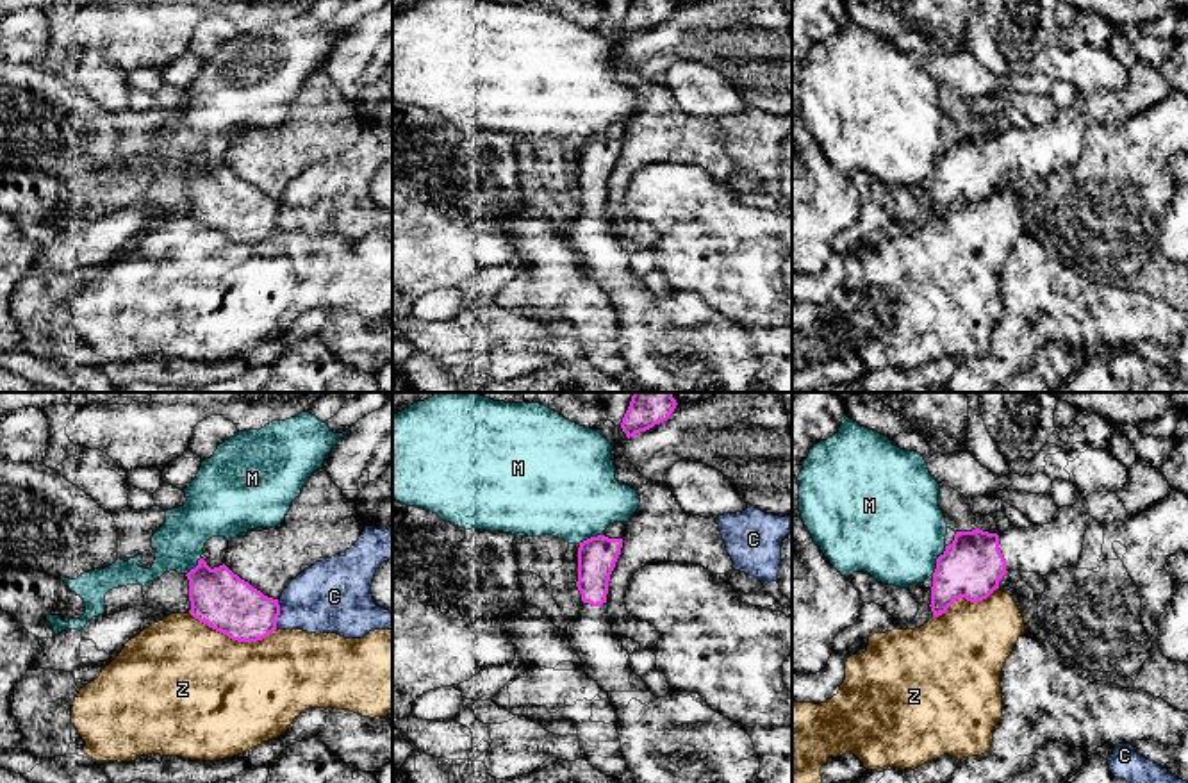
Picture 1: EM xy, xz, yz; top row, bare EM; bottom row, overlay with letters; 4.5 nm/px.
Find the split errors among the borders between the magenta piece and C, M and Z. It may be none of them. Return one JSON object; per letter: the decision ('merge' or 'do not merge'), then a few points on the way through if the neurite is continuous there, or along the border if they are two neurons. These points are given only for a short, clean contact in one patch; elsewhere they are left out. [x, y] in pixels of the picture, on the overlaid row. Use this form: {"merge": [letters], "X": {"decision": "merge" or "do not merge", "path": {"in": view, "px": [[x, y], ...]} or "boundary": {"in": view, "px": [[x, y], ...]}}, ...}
{"merge": [], "C": {"decision": "do not merge", "boundary": {"in": "xy", "px": [[279, 600], [275, 628]]}}, "M": {"decision": "do not merge", "boundary": {"in": "yz", "px": [[946, 546], [932, 575]]}}, "Z": {"decision": "do not merge"}}

